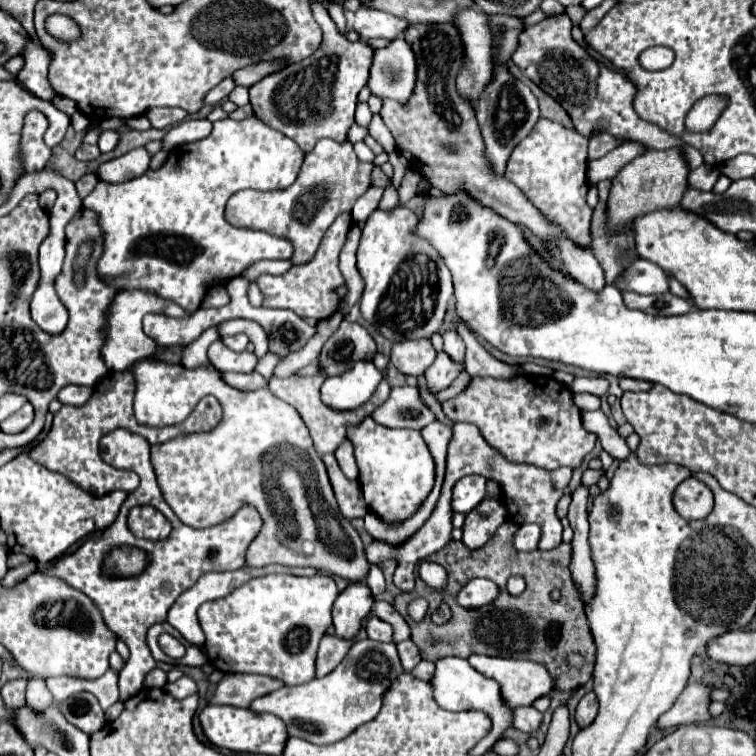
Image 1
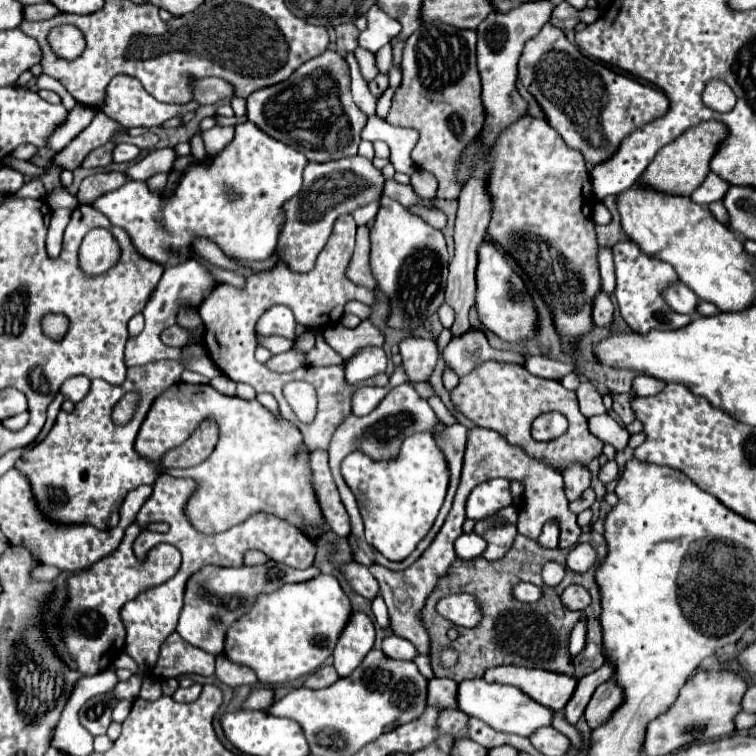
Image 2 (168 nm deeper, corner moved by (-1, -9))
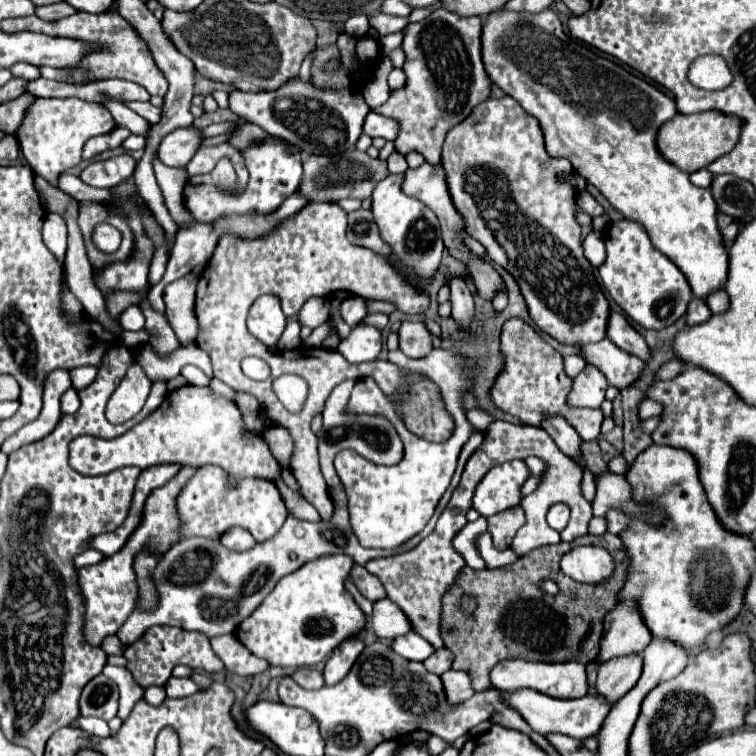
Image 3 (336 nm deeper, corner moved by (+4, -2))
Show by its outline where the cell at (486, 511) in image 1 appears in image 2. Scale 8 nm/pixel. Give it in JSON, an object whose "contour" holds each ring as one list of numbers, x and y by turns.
{"contour":[[508,505,500,513,480,519,474,525,474,533,480,535,488,543,482,553,484,559,494,561,494,559,504,557,504,553,512,547,514,537,518,533,516,521,518,521,518,509,514,505]]}

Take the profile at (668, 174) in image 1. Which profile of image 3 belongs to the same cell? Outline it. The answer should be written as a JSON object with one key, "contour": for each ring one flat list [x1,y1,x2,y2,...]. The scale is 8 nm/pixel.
{"contour":[[697,112,697,114,677,114,669,122,665,122,657,136,659,152,675,166,679,166,685,172,695,172,699,168,709,166,713,160,723,156,725,152,731,152,735,144,739,142,741,134,741,120,731,114,723,112]]}

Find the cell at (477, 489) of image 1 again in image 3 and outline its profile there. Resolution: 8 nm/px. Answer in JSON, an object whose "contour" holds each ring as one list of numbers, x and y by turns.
{"contour":[[511,460,507,464,493,466,475,490,473,508,479,510,481,516,489,518,493,514,519,506,521,488,527,478,529,468,523,460]]}

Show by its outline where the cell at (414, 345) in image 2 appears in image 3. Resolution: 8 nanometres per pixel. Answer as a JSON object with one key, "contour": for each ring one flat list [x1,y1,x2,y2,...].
{"contour":[[403,322,399,328,399,348,411,358,423,358,433,350,431,334,423,322]]}

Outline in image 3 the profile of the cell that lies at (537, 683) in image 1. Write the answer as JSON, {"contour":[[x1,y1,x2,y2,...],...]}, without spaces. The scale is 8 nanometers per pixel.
{"contour":[[503,660,491,670,491,684,499,690,531,688,553,698,581,698,589,690,585,664,581,662,549,664,549,662,527,662,527,660]]}

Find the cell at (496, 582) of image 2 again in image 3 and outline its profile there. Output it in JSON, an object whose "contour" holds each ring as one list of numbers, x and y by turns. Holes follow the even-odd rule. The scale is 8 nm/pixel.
{"contour":[[603,534,603,536,581,536,575,542,561,542,555,546,541,546,535,548,529,556,521,556,515,564,505,568,485,568,485,570,471,570,465,566,459,574,457,584,443,596,443,624,441,636,445,648,455,654,453,668,463,670,471,676,473,688,477,692,487,690,491,686,489,672,501,660,509,658,523,658,523,660,539,660,539,662,593,662,599,656,599,642,603,636,603,618,605,614,617,604,617,596,625,584,629,572,629,560,625,556,625,546,619,536],[581,544,603,546,611,552,617,562,617,570,609,582,587,586,575,580,569,580,561,568,559,560,571,548],[541,580,555,580,559,586,557,596,549,596,541,592],[471,594,477,602,473,614,463,614,461,610,461,596],[591,636,591,652,583,650,583,644]]}

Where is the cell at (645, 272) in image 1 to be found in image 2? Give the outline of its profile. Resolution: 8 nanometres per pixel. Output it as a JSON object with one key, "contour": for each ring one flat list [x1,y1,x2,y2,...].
{"contour":[[674,281,668,289,664,289,662,297,674,311,688,313,688,315,692,315,696,309,694,305,698,305,698,297,680,281]]}

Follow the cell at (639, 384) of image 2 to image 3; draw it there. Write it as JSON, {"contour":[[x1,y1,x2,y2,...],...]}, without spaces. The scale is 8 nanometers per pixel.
{"contour":[[675,358,675,360,671,360,671,362,667,362,665,366,661,366,661,370,657,372,657,376,659,376,659,380,669,380,669,378,675,378,675,376,679,376,681,374,681,370,683,370,683,362,679,362,679,358]]}

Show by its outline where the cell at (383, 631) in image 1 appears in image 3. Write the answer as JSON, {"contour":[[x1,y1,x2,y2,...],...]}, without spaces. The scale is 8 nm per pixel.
{"contour":[[415,632,395,638,391,648,399,656,403,656,407,660,415,660,415,662,423,662,423,660,427,660,435,652,435,648,431,644,427,644,427,640,421,638,419,634,415,634]]}

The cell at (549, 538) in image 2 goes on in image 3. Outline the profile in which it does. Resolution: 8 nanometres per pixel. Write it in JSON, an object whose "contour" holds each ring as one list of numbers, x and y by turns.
{"contour":[[555,504,551,506,549,514,547,514,547,522,551,528,555,530,563,530,569,522,569,506,567,504]]}

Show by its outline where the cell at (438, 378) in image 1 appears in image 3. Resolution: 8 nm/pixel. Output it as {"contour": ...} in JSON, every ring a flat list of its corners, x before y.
{"contour":[[455,276,451,282,449,282,449,288,451,288,451,302,453,302,453,312,451,316,461,322,463,326,467,326,473,318,473,296,467,288,467,282,465,282,465,276]]}

